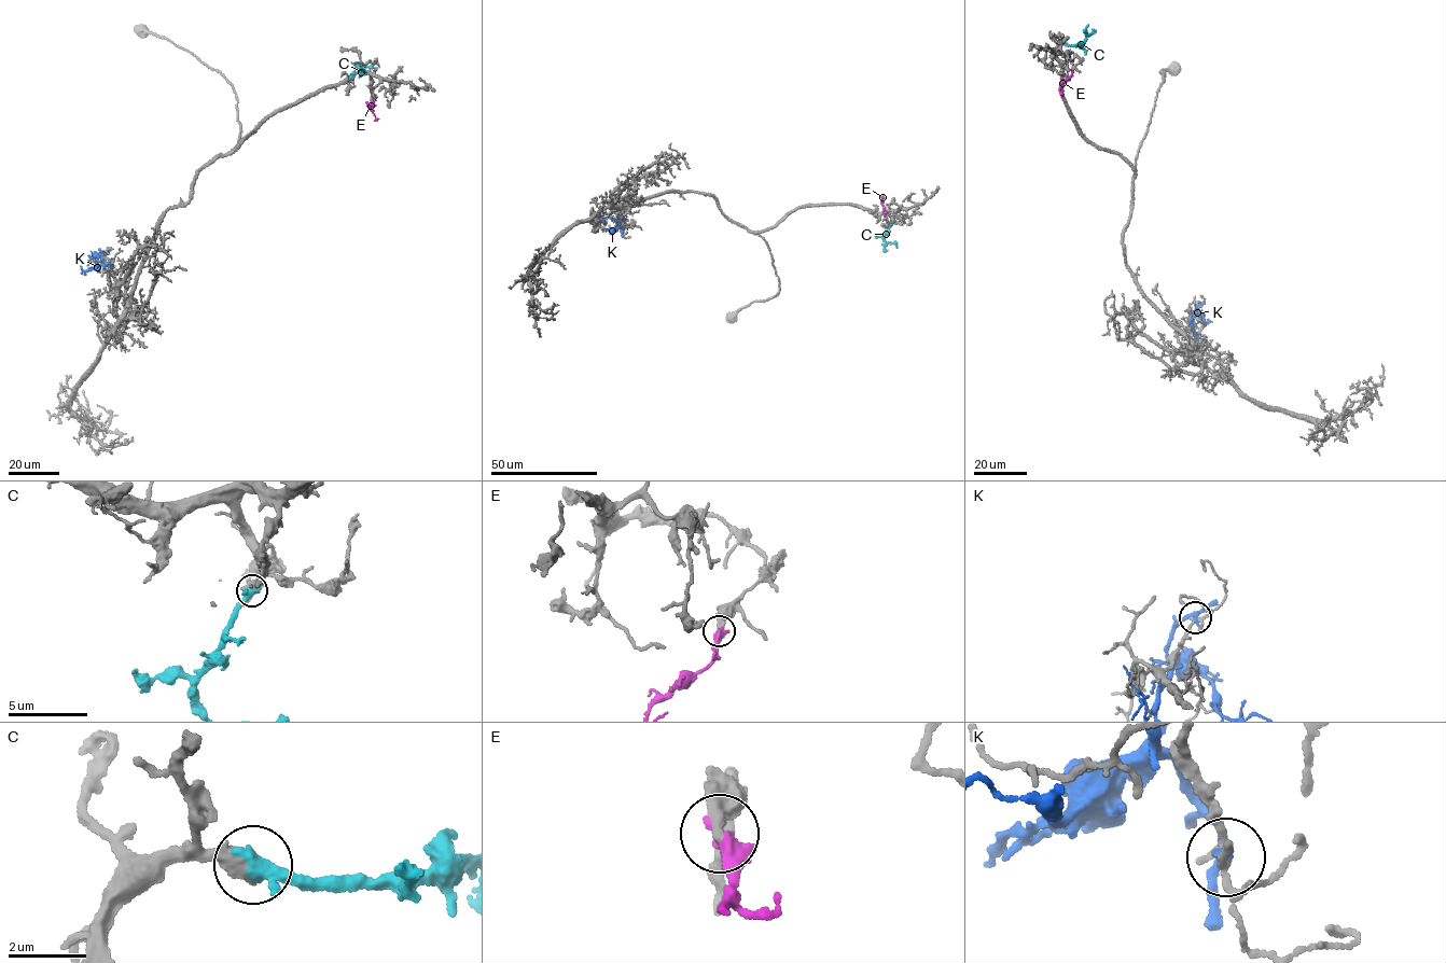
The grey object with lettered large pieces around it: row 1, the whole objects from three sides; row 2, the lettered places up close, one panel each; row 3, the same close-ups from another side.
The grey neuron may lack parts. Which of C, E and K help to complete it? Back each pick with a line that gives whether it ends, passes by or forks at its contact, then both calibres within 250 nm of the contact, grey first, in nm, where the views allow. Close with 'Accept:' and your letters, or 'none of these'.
C: it ends | 600/500 nm
Accept: C

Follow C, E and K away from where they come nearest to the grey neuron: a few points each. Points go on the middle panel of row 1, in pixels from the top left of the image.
C: (891, 224), (884, 238), (897, 248)
E: (885, 215), (881, 201), (883, 196), (885, 198)
K: (623, 233), (617, 221), (602, 218)

